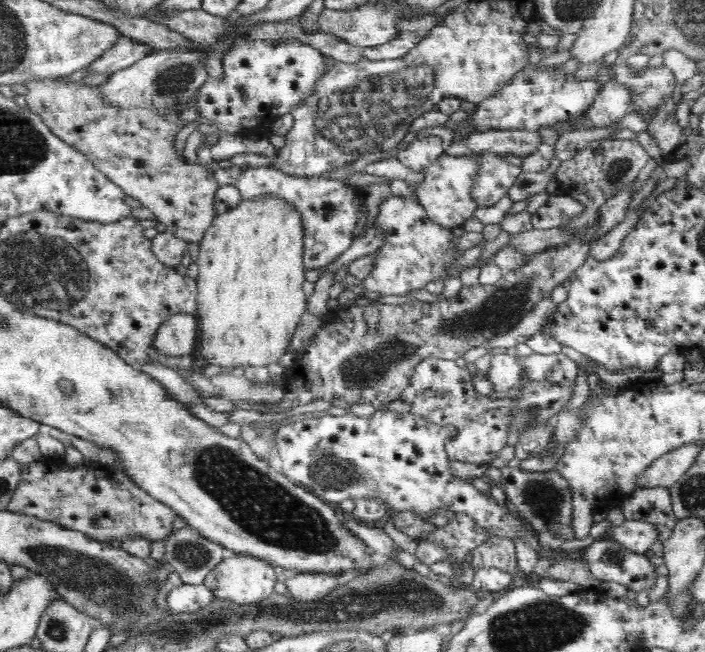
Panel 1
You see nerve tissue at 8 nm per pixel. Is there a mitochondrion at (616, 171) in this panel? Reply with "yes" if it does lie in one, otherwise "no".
yes

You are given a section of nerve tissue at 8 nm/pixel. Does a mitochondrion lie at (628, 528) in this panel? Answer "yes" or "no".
no

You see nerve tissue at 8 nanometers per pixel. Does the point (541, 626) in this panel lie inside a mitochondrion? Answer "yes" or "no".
yes

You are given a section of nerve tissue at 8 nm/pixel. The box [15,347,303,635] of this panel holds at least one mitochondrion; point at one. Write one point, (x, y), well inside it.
(99, 582)

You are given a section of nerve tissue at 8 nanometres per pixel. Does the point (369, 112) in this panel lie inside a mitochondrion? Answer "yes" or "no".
yes

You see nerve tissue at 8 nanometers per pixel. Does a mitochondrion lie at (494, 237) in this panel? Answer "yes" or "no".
no

